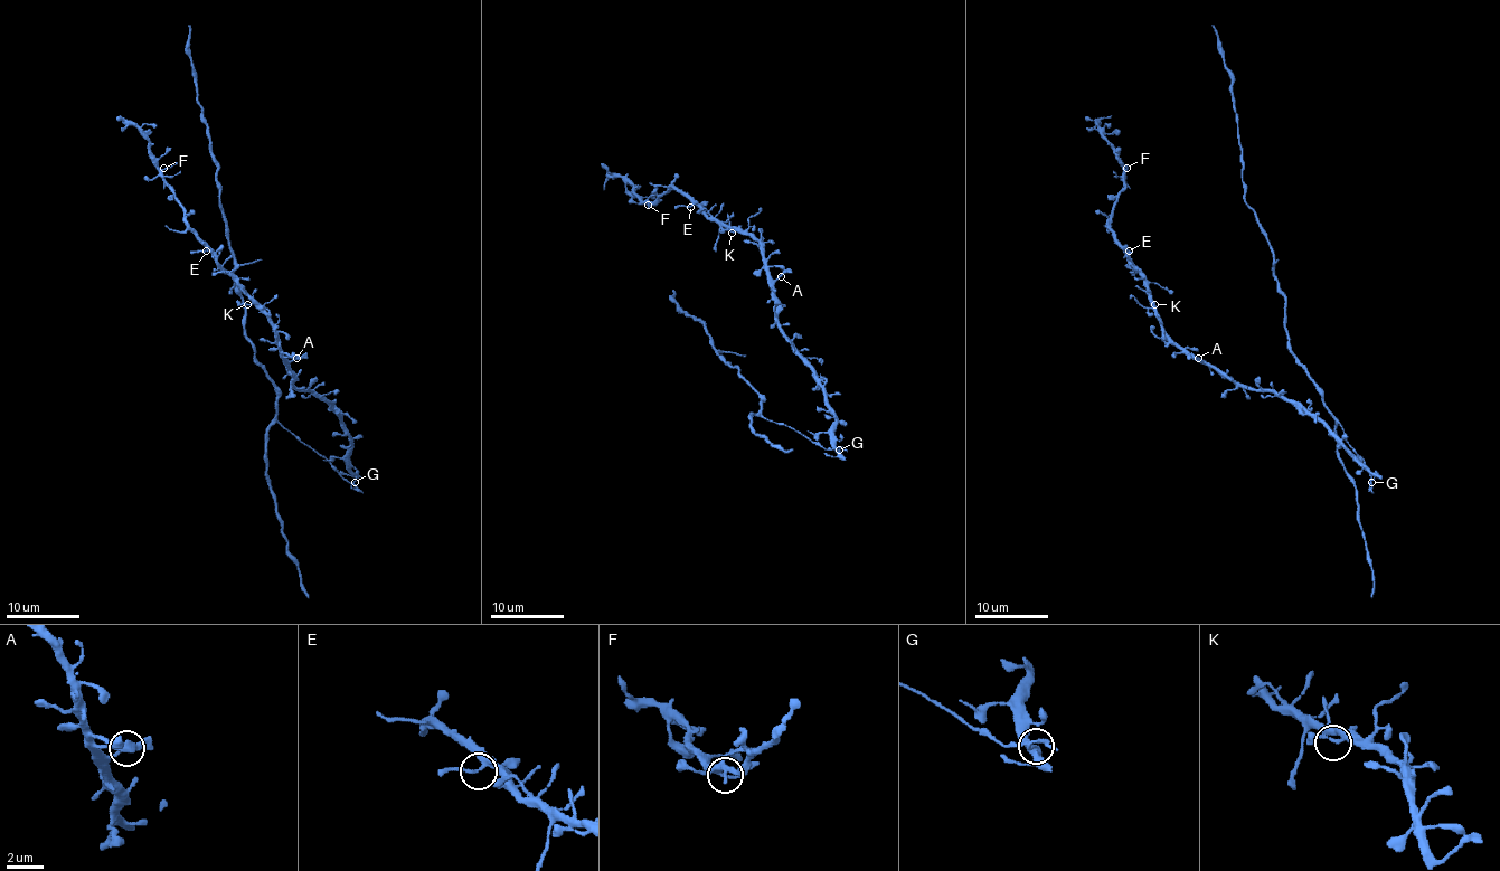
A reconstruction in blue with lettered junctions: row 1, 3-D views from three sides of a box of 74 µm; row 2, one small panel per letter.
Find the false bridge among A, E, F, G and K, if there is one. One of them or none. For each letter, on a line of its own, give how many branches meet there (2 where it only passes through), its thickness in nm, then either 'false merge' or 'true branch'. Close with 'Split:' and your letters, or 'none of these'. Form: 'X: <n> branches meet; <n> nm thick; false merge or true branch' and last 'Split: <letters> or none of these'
A: 3 branches meet; 160 nm thick; true branch
E: 3 branches meet; 200 nm thick; true branch
F: 3 branches meet; 170 nm thick; true branch
G: 3 branches meet; 120 nm thick; false merge
K: 2 branches meet; 170 nm thick; true branch
Split: G

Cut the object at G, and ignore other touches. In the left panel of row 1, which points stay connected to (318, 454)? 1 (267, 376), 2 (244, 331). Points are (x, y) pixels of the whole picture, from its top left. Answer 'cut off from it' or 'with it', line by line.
1: with it
2: with it

